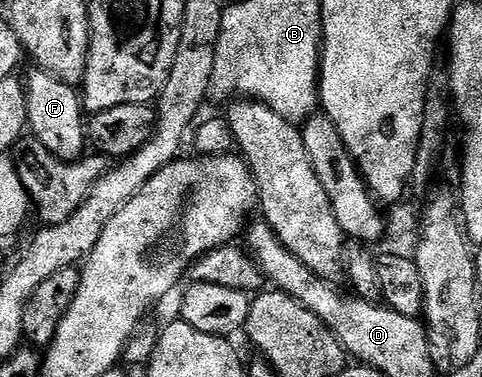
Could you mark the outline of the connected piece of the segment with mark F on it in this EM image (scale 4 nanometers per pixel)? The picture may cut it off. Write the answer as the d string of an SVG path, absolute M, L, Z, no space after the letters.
M43 70L33 71L26 79L28 128L31 135L60 160L75 162L81 159L86 152L86 113L82 107L81 93L54 74Z

